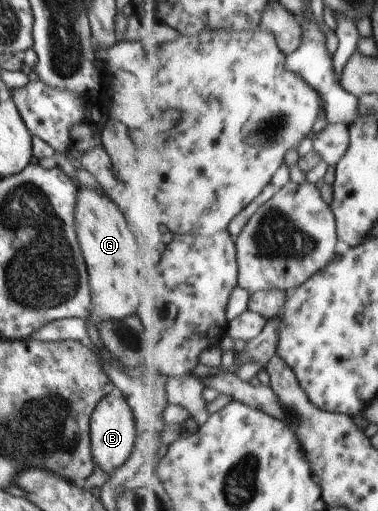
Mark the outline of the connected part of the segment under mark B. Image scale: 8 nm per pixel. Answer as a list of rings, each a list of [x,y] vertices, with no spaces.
[[[117,391],[108,394],[96,405],[90,419],[89,430],[96,469],[110,475],[128,460],[139,435],[128,400],[124,398],[124,394]]]

